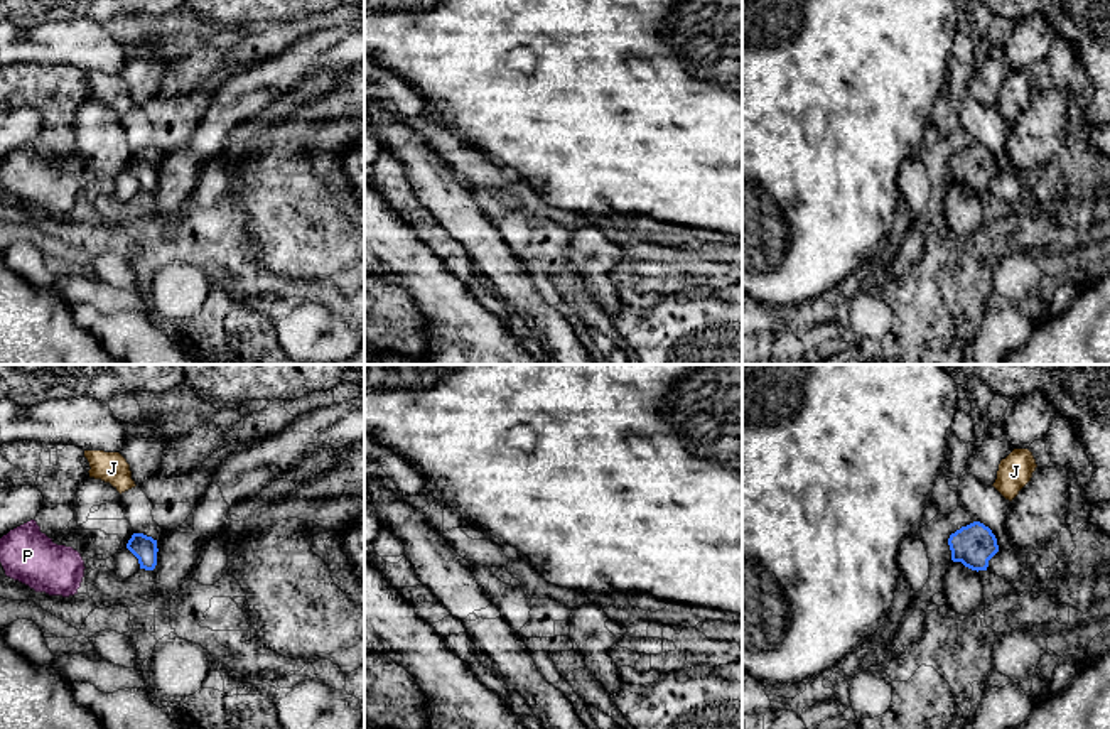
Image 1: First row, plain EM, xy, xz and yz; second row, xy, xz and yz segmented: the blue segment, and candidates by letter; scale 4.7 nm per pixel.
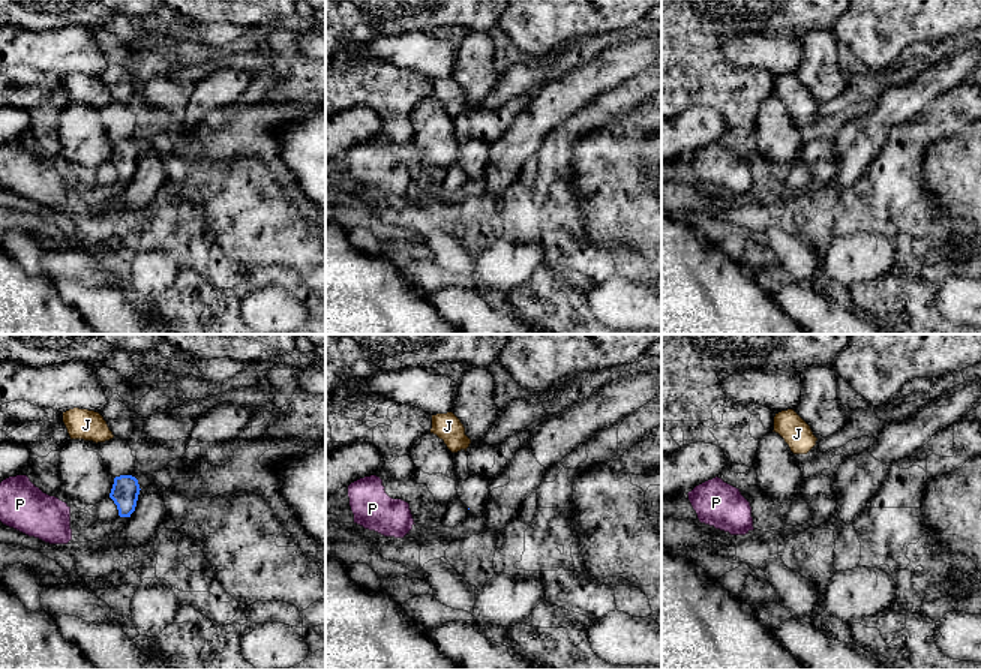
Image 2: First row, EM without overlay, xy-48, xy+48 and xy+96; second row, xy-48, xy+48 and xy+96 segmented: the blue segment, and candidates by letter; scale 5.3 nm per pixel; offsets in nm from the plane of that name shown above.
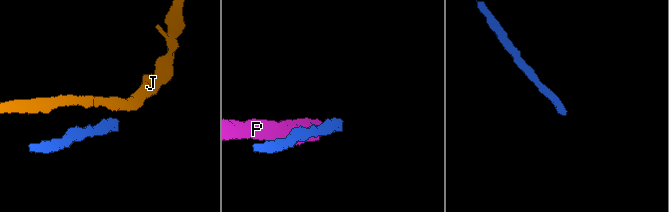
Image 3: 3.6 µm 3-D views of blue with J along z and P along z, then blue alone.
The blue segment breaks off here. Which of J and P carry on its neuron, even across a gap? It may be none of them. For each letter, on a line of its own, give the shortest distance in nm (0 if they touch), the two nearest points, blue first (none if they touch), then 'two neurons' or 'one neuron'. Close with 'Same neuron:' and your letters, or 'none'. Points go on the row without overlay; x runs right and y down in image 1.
J: 160 nm apart; from blue across yz (987, 149), (1006, 120); two neurons
P: 220 nm apart; from blue across xy (127, 169), (83, 183); two neurons
Same neuron: none

